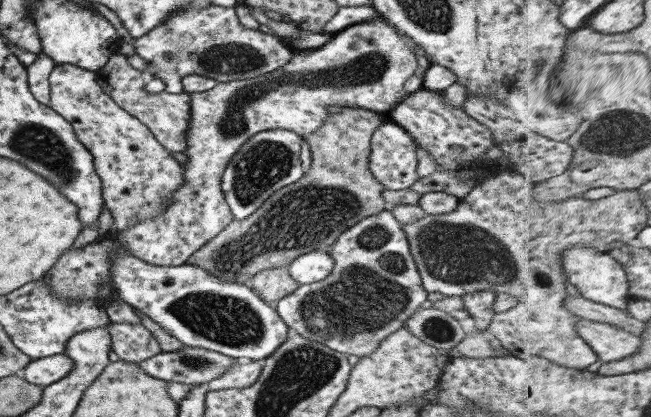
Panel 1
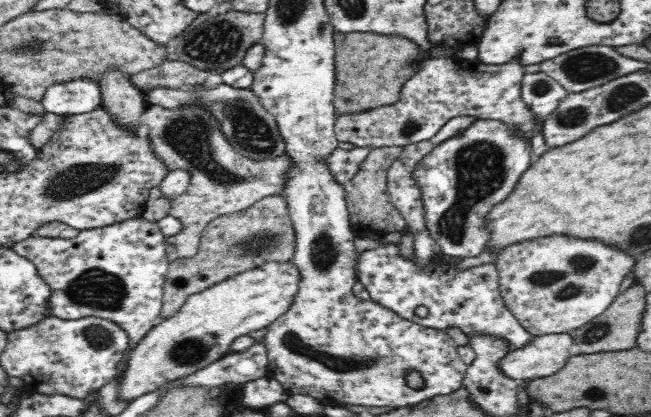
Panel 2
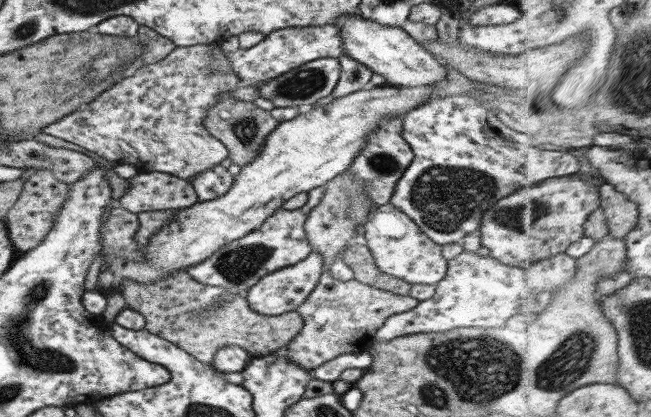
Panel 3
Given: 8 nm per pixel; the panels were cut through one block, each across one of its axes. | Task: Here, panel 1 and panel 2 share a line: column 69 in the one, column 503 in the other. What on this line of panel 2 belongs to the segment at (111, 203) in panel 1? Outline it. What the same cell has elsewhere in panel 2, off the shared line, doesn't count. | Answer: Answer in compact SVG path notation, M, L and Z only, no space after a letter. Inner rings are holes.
M427 58L420 70L403 84L400 98L394 104L340 114L335 122L335 137L356 147L405 147L432 138L453 116L466 115L514 125L514 129L531 142L533 132L542 122L535 118L521 97L524 67L514 59L506 64L489 65L478 58Z

